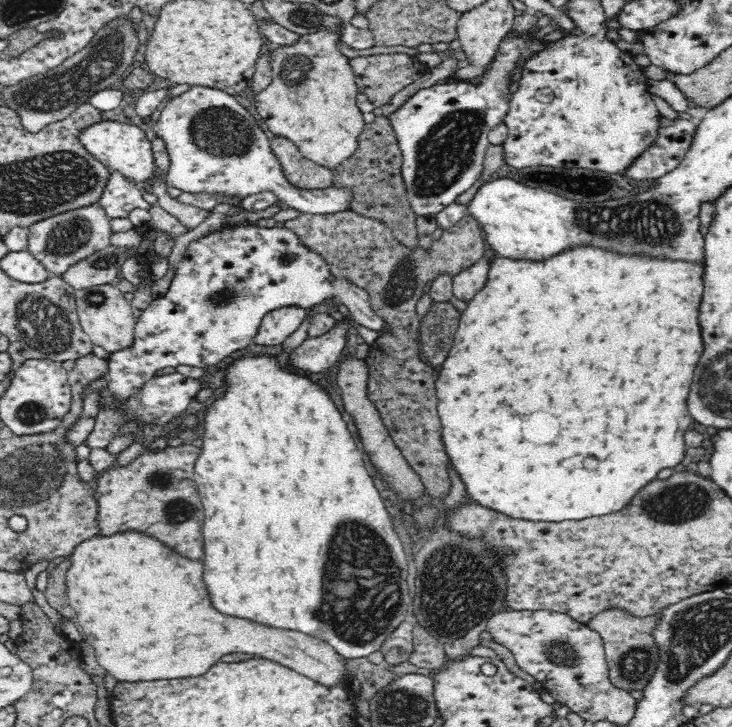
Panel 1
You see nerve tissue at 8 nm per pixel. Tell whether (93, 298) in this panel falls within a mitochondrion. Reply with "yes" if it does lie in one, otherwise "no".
yes

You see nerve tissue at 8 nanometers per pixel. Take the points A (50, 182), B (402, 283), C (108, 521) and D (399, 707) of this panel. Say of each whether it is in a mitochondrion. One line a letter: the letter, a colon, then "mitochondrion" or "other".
A: mitochondrion
B: mitochondrion
C: other
D: mitochondrion

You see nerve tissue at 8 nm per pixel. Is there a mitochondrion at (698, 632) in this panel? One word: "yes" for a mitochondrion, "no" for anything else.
yes

